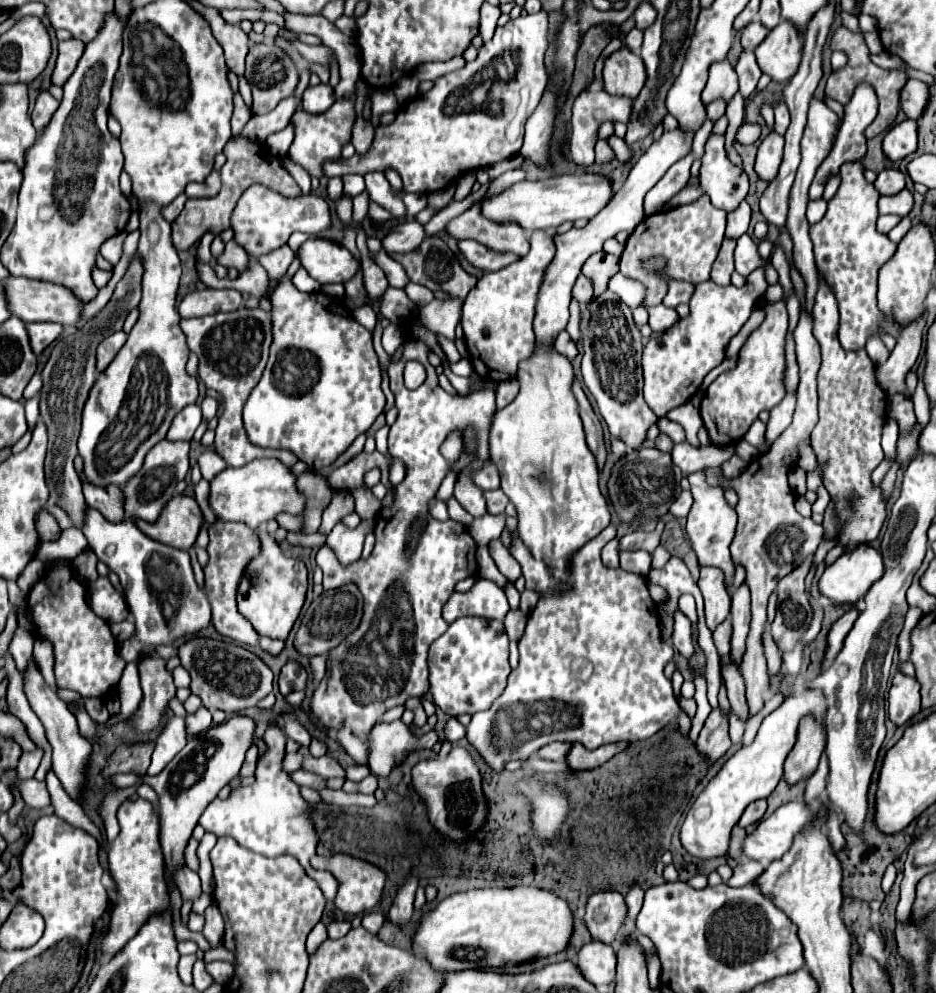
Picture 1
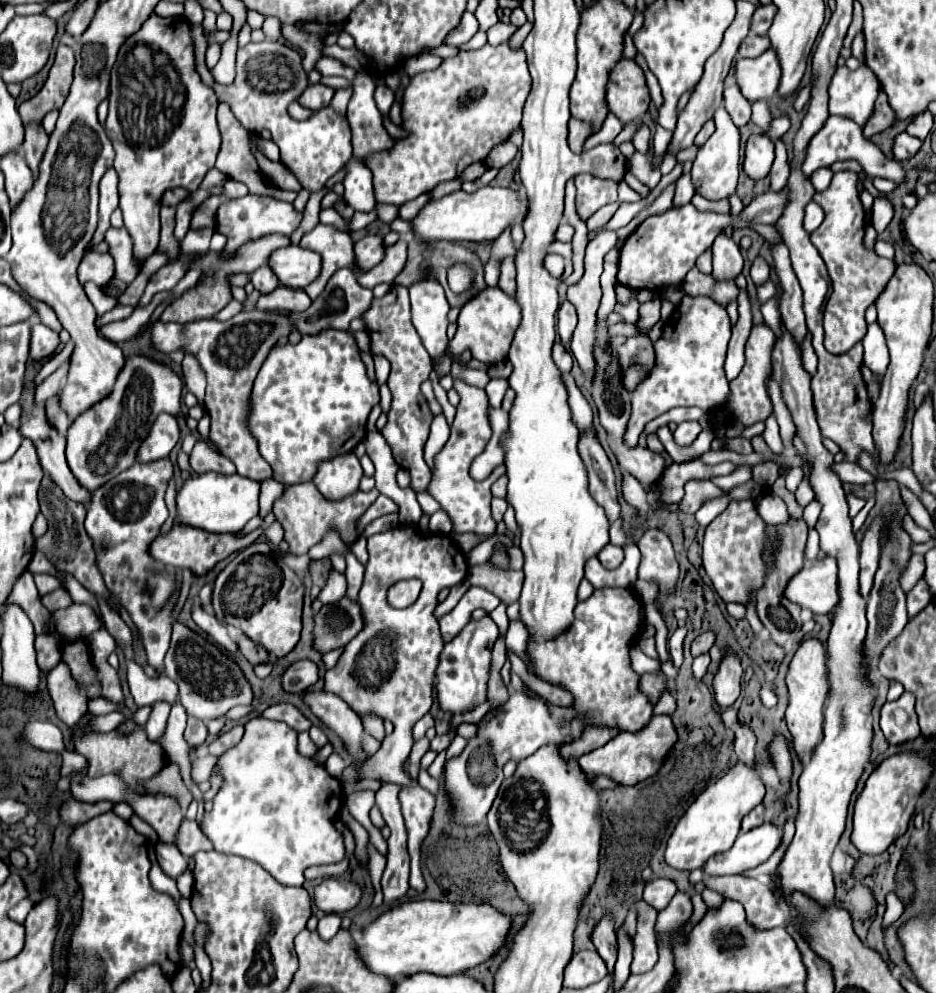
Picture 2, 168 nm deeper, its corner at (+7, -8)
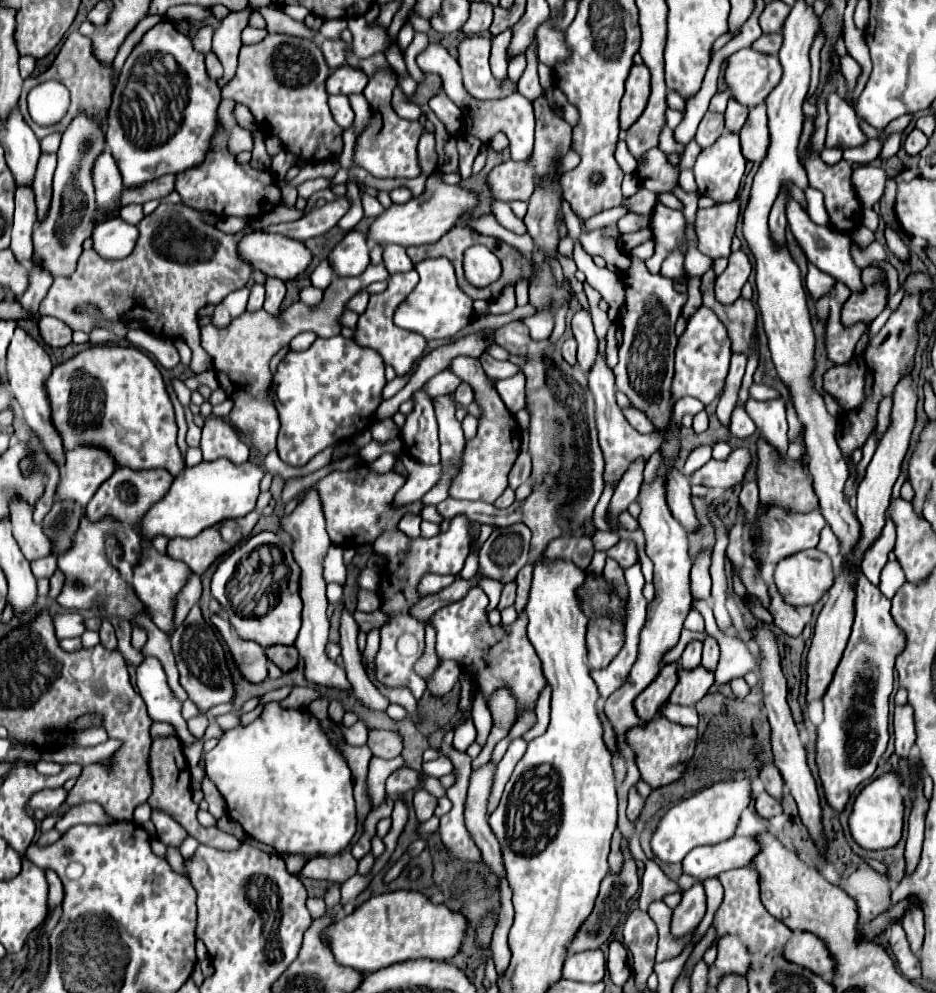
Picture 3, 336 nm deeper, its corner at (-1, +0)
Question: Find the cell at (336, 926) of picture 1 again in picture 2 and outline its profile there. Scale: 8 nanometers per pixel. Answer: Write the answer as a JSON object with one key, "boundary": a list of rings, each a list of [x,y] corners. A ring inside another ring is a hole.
{"boundary":[[[326,914],[318,922],[318,934],[324,940],[328,940],[330,936],[334,936],[338,932],[338,928],[340,928],[340,916],[338,914]]]}

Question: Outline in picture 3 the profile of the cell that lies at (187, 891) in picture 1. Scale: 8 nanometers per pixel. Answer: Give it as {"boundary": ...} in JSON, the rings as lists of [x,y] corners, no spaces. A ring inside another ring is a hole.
{"boundary":[[[154,810],[154,812],[152,812],[152,822],[154,822],[154,826],[156,826],[158,838],[160,838],[166,846],[180,848],[182,842],[186,840],[186,836],[188,836],[188,832],[186,832],[176,820],[172,820],[168,814],[162,814],[160,810]]]}

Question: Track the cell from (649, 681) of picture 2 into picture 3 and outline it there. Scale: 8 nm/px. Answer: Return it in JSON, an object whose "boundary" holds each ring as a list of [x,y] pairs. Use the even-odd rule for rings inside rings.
{"boundary":[[[702,664],[694,670],[682,670],[678,666],[678,686],[670,694],[670,702],[674,704],[696,704],[714,684],[714,672],[702,670]]]}

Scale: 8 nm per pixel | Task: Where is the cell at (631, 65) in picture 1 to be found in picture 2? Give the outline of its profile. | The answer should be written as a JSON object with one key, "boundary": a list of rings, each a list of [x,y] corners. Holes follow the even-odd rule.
{"boundary":[[[622,60],[610,76],[608,86],[608,106],[610,112],[622,122],[628,124],[646,114],[650,102],[648,86],[644,80],[644,72],[632,60]]]}

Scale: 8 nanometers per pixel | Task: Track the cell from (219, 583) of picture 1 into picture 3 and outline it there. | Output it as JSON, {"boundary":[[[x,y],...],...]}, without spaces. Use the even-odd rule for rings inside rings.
{"boundary":[[[268,646],[264,652],[282,672],[290,672],[298,664],[298,650],[294,646]]]}

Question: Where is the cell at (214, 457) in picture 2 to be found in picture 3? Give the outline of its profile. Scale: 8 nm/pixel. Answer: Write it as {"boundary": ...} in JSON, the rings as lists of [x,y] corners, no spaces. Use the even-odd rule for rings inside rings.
{"boundary":[[[216,416],[206,418],[206,424],[202,428],[200,450],[204,454],[204,460],[228,458],[234,464],[242,464],[248,460],[248,448],[238,436],[236,428],[224,418]]]}

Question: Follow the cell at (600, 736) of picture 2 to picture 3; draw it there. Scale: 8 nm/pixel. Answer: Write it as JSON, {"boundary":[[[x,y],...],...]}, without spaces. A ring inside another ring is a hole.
{"boundary":[[[676,664],[662,666],[654,682],[634,700],[634,712],[638,714],[638,718],[644,722],[652,720],[658,714],[658,708],[668,700],[676,682]]]}

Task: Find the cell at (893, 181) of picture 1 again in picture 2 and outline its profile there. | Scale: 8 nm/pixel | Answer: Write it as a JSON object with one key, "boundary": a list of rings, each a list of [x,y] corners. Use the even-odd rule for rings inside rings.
{"boundary":[[[884,196],[876,198],[876,200],[874,200],[874,208],[872,208],[872,226],[874,226],[874,230],[876,230],[878,234],[886,230],[886,226],[888,226],[890,220],[892,220],[892,216],[894,216],[892,204],[890,204]]]}

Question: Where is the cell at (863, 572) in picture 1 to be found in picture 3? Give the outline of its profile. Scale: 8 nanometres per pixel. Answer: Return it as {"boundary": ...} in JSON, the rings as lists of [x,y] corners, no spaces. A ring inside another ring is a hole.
{"boundary":[[[804,550],[778,562],[774,582],[792,606],[816,604],[834,586],[836,572],[830,558],[820,550]]]}

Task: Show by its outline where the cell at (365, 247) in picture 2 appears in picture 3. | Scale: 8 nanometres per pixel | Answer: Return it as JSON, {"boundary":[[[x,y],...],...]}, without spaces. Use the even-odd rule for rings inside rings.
{"boundary":[[[350,230],[344,240],[330,252],[330,262],[338,276],[358,276],[370,264],[370,248],[366,234]]]}

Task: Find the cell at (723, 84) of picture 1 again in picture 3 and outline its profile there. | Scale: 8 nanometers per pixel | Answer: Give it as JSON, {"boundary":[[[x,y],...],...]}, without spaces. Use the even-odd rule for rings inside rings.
{"boundary":[[[726,130],[712,146],[704,148],[698,154],[698,160],[696,160],[696,166],[694,166],[698,192],[706,194],[706,196],[710,196],[718,202],[730,202],[738,194],[744,170],[746,170],[746,158],[740,152],[740,134]]]}

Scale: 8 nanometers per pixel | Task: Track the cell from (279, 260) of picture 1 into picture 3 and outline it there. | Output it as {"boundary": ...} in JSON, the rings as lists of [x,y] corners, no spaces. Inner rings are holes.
{"boundary":[[[266,278],[266,302],[264,302],[264,310],[268,310],[270,314],[278,314],[280,310],[280,302],[286,294],[286,288],[284,288],[284,282],[282,280],[276,280],[276,278]]]}

